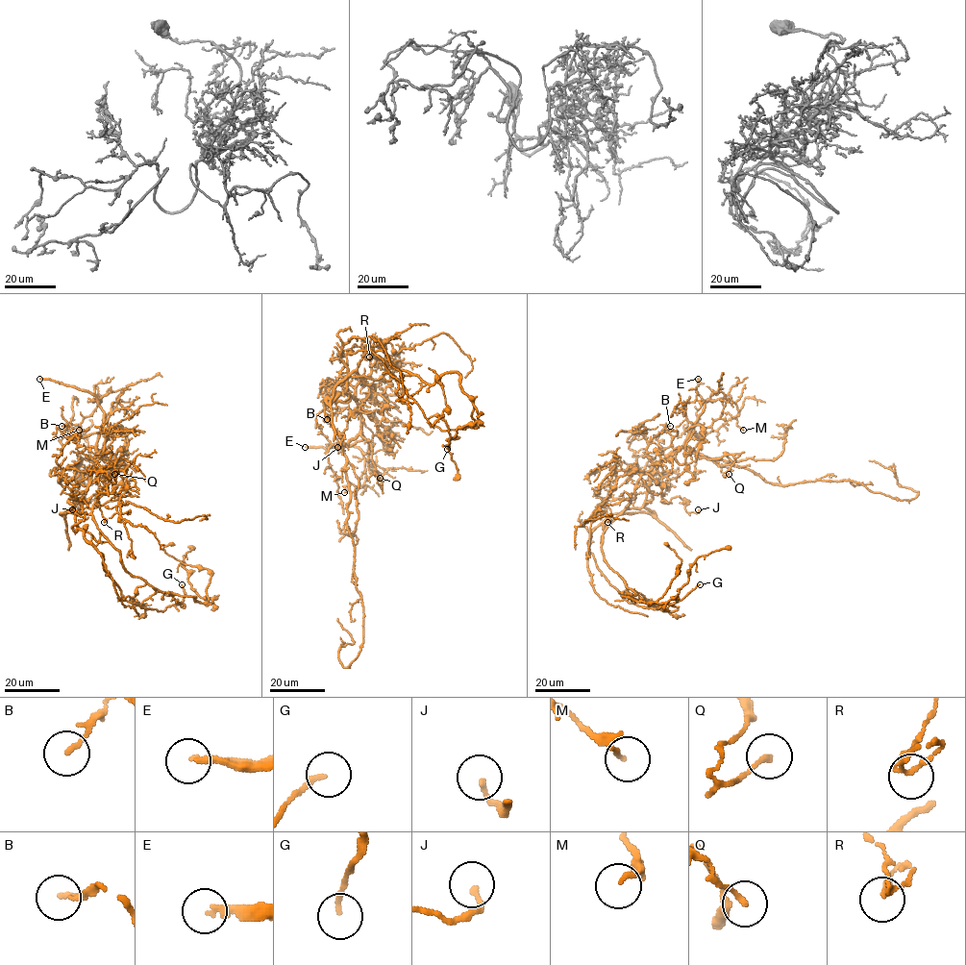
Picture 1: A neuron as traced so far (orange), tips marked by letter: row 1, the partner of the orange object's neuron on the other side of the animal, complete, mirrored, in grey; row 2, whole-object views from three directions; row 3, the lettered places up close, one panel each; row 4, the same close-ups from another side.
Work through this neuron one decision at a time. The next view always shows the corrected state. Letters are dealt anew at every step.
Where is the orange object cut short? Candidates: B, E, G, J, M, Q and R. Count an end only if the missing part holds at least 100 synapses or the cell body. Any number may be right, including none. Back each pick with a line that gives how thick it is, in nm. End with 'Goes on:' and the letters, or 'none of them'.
E: 240 nm
Goes on: E

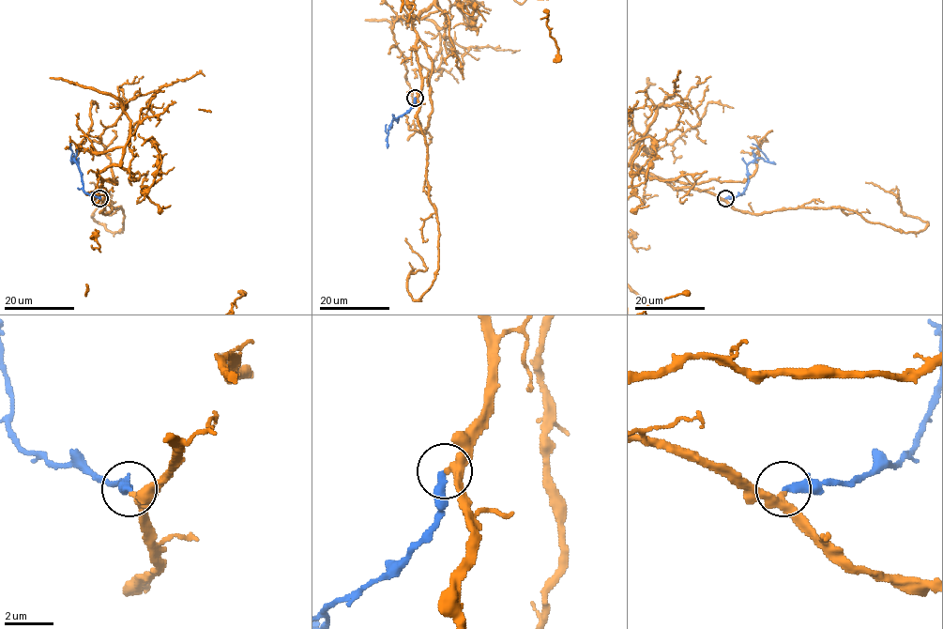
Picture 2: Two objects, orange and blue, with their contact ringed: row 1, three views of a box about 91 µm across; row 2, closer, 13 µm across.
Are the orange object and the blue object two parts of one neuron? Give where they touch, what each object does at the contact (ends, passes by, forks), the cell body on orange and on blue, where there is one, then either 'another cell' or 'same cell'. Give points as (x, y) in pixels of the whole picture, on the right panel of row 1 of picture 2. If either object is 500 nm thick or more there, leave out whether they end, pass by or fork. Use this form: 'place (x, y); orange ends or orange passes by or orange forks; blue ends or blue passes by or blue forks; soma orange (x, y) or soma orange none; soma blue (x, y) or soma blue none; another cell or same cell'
place (725, 198); orange passes by; blue ends; soma orange none; soma blue none; same cell

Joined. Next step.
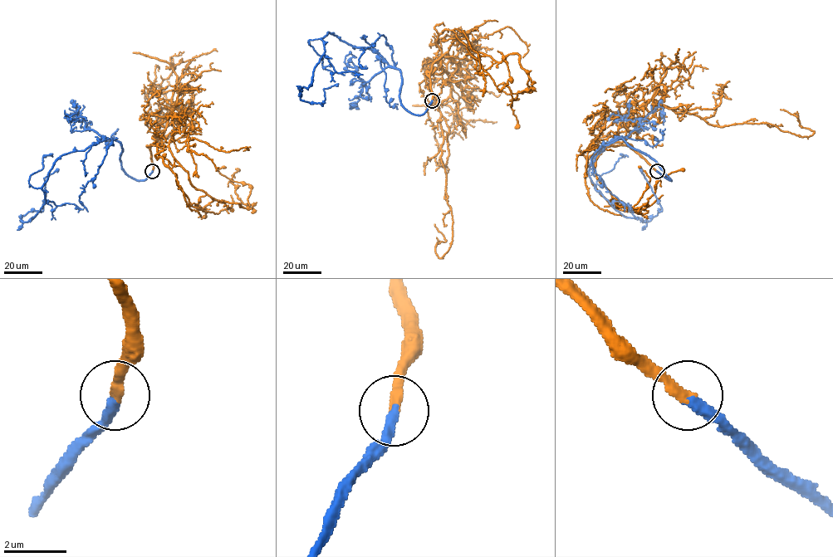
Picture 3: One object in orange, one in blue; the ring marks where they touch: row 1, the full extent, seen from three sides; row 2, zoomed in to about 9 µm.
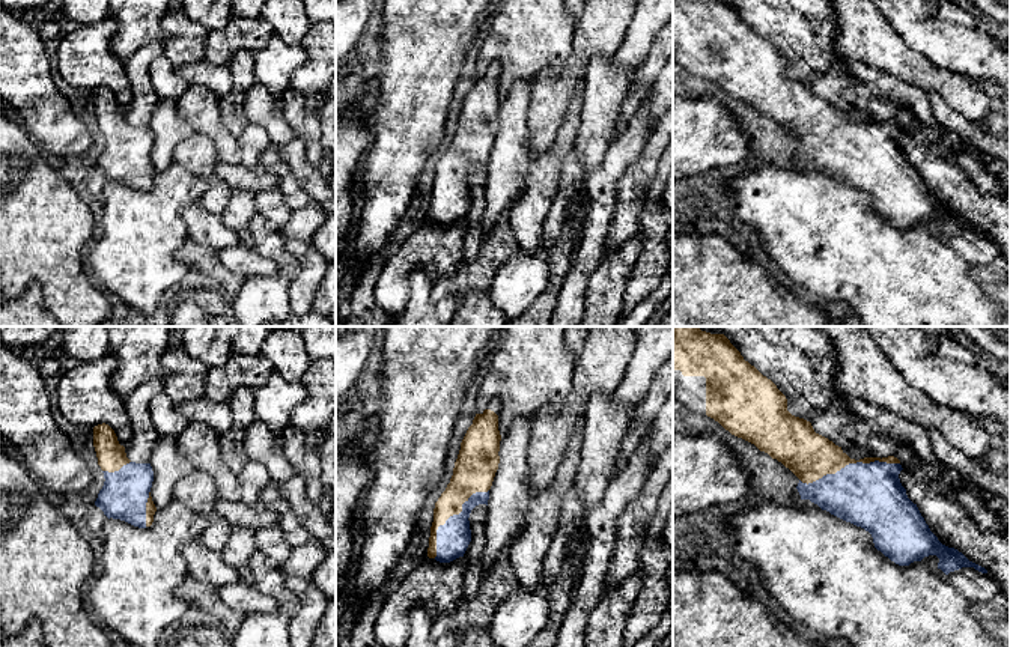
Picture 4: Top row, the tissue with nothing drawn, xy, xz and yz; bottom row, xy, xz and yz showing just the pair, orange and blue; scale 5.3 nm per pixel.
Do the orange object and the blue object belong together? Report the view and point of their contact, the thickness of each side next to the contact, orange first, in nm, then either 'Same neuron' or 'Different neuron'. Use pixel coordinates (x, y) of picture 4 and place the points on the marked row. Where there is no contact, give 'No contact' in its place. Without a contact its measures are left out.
Touches orange at yz (849, 462). Thickness 260 nm (orange) against 360 nm. Same neuron

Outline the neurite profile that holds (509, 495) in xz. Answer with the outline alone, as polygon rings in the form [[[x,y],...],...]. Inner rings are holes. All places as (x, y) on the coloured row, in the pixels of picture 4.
[[[516,418],[500,441],[500,463],[489,489],[485,516],[482,555],[485,569],[510,549],[524,525],[524,515],[531,498],[527,468],[530,435],[531,420]]]

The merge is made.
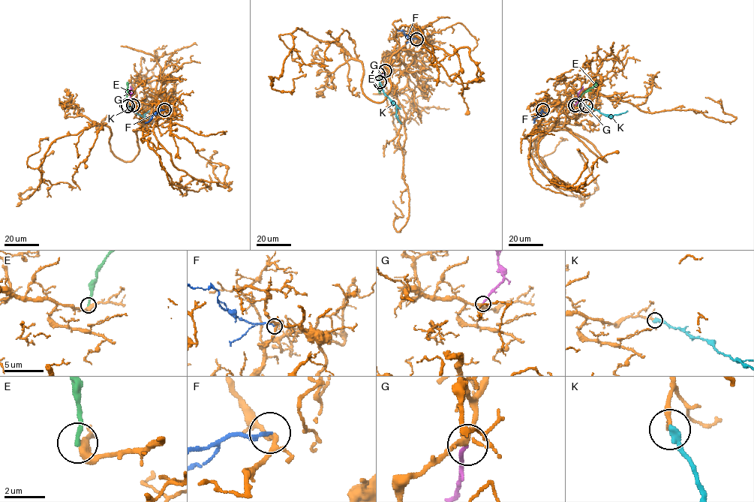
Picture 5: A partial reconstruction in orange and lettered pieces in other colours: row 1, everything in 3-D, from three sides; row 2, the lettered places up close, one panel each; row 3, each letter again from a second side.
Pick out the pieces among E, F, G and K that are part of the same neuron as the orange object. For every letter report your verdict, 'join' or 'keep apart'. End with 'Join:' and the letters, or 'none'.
E: keep apart
F: keep apart
G: join
K: join
Join: G, K

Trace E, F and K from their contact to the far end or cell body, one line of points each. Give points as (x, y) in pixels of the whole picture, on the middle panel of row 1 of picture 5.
E: (378, 73), (379, 92)
F: (416, 39), (407, 37), (404, 31), (397, 29)
K: (379, 82), (383, 92), (395, 105), (395, 116), (401, 123)

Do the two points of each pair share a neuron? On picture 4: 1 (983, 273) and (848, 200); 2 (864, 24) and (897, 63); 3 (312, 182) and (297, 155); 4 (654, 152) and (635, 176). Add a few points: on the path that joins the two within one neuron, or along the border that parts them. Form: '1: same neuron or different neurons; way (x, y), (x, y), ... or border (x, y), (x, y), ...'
1: different neurons; border (970, 265), (970, 274), (988, 298)
2: same neuron; way (869, 33), (890, 54)
3: same neuron; way (307, 176), (297, 161)
4: same neuron; way (647, 158), (641, 170)

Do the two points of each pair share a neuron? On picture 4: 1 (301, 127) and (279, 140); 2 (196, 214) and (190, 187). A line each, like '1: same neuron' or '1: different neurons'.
1: different neurons
2: different neurons

